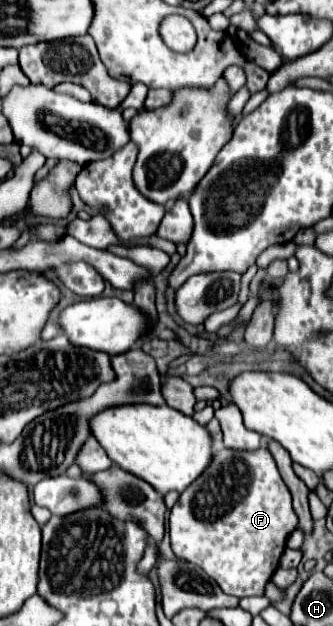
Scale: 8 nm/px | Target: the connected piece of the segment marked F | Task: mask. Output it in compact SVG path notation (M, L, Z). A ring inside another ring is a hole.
M268 448L258 450L216 450L208 468L180 494L178 504L170 510L170 540L178 558L200 566L224 594L246 598L262 596L266 582L278 568L288 536L296 530L298 518L292 510L292 496L278 474L276 462Z

